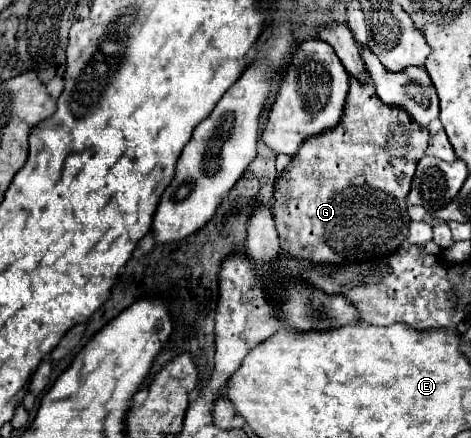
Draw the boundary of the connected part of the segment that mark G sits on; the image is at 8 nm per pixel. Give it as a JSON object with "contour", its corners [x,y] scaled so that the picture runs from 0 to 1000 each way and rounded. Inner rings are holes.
{"contour":[[[745,176],[728,276],[711,285],[711,295],[694,295],[694,304],[643,322],[635,349],[622,354],[601,404],[584,418],[580,482],[601,573],[656,600],[741,600],[771,587],[800,587],[796,573],[839,573],[860,555],[868,527],[860,450],[885,368],[902,354],[911,322],[911,299],[873,281],[873,267],[864,272],[864,263],[864,253],[839,249],[839,240],[813,240],[813,231],[796,221],[788,189],[762,189]],[[847,295],[864,295],[864,317],[839,322]]]}

